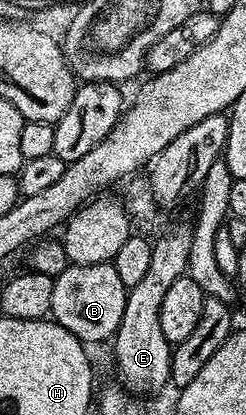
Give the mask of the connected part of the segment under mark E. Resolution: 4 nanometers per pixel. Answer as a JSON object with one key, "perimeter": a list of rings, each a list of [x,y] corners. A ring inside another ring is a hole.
{"perimeter":[[[188,223],[177,224],[170,232],[162,234],[158,240],[152,241],[151,267],[143,273],[143,279],[125,293],[125,305],[123,306],[123,318],[119,322],[119,330],[111,341],[113,356],[117,359],[117,372],[121,375],[120,383],[134,397],[145,398],[148,392],[157,392],[164,384],[170,383],[169,367],[173,357],[171,345],[167,338],[163,338],[163,330],[159,326],[159,306],[163,306],[163,294],[181,276],[189,270],[189,255],[191,254],[192,227]]]}

